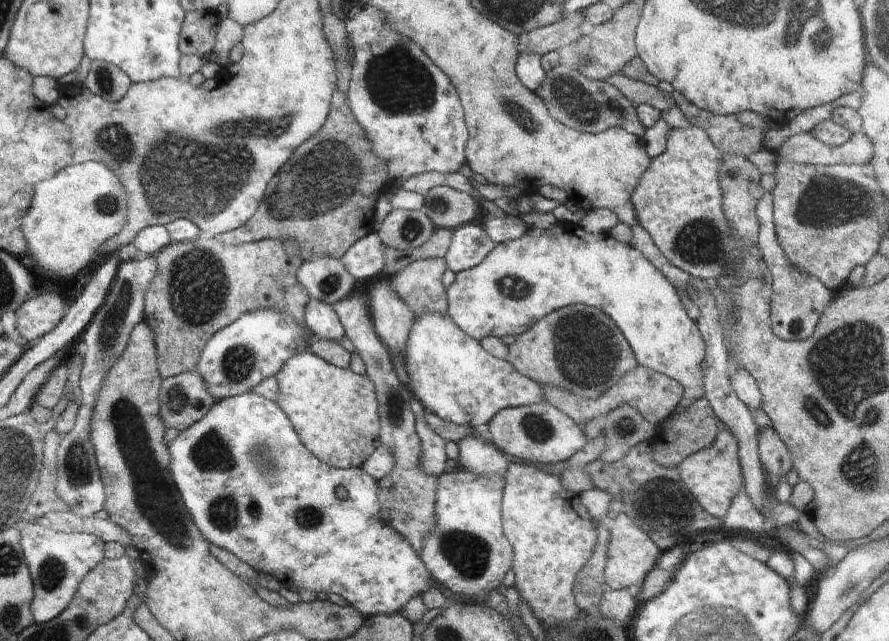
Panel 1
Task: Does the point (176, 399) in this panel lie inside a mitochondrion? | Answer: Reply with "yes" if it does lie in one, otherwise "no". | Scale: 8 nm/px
yes

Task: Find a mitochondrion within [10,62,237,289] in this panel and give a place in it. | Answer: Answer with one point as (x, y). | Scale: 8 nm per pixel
(106, 205)

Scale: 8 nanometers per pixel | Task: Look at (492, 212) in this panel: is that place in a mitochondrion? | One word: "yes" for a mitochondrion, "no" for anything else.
no

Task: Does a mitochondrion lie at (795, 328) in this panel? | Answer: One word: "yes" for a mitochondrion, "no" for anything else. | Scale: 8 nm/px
yes

